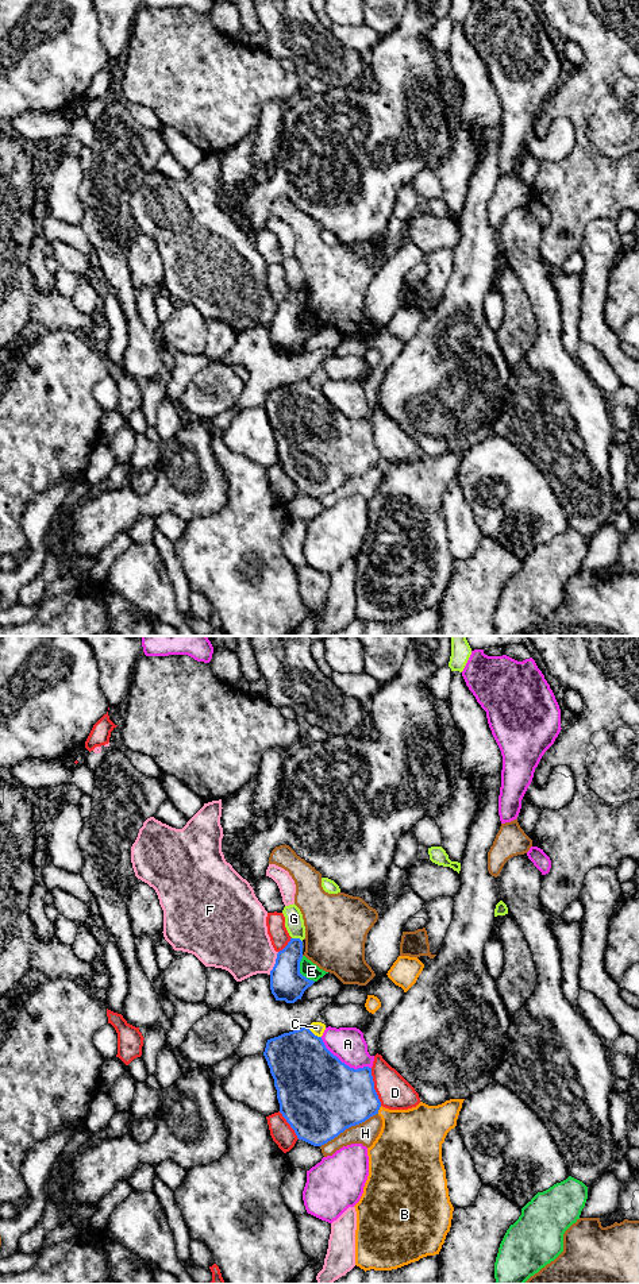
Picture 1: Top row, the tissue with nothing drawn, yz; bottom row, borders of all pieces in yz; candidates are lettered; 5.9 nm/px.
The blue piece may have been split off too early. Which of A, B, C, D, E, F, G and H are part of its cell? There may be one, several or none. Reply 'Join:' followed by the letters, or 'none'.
Join: none

